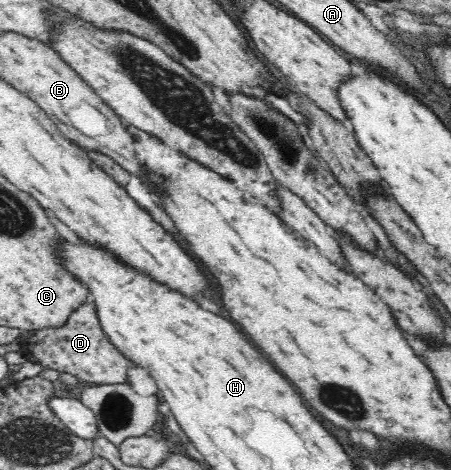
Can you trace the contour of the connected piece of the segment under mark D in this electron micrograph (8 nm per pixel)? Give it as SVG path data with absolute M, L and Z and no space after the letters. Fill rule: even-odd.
M82 304L68 316L68 322L64 322L62 326L20 331L18 344L21 352L29 359L39 362L44 369L68 372L80 381L93 382L95 385L126 383L126 372L134 366L114 348L106 333L102 332L94 304Z

